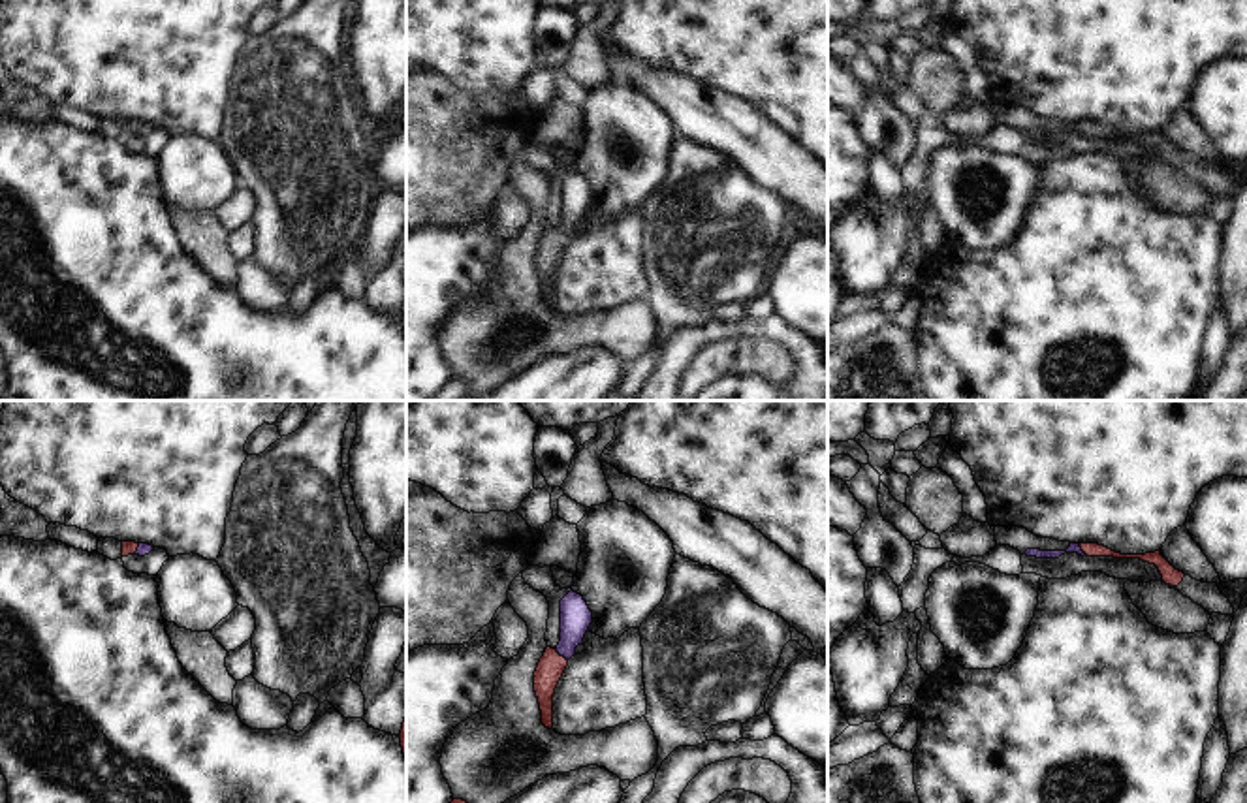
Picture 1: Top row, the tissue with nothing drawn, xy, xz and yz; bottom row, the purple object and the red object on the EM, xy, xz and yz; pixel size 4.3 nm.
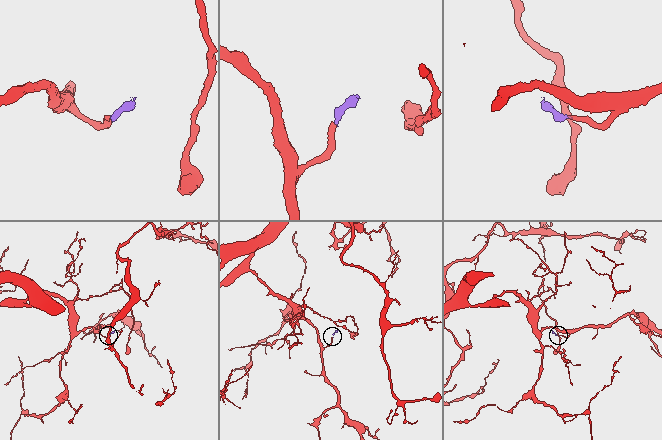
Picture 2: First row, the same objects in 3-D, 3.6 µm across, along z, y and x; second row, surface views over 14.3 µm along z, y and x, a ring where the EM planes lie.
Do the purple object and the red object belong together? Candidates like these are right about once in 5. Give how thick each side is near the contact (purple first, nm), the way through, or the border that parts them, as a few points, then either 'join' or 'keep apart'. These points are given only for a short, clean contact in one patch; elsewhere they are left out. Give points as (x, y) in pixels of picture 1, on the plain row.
140/120 nm | across xz (576, 196), (570, 219), (561, 234), (552, 245) | join

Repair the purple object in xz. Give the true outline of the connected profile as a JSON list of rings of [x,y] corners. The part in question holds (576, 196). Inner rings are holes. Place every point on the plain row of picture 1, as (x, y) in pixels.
[[[570,169],[560,179],[560,220],[555,228],[547,226],[534,250],[534,271],[542,290],[542,303],[553,308],[553,273],[568,244],[568,239],[576,233],[576,226],[583,222],[583,216],[592,201],[592,190],[581,173]]]

